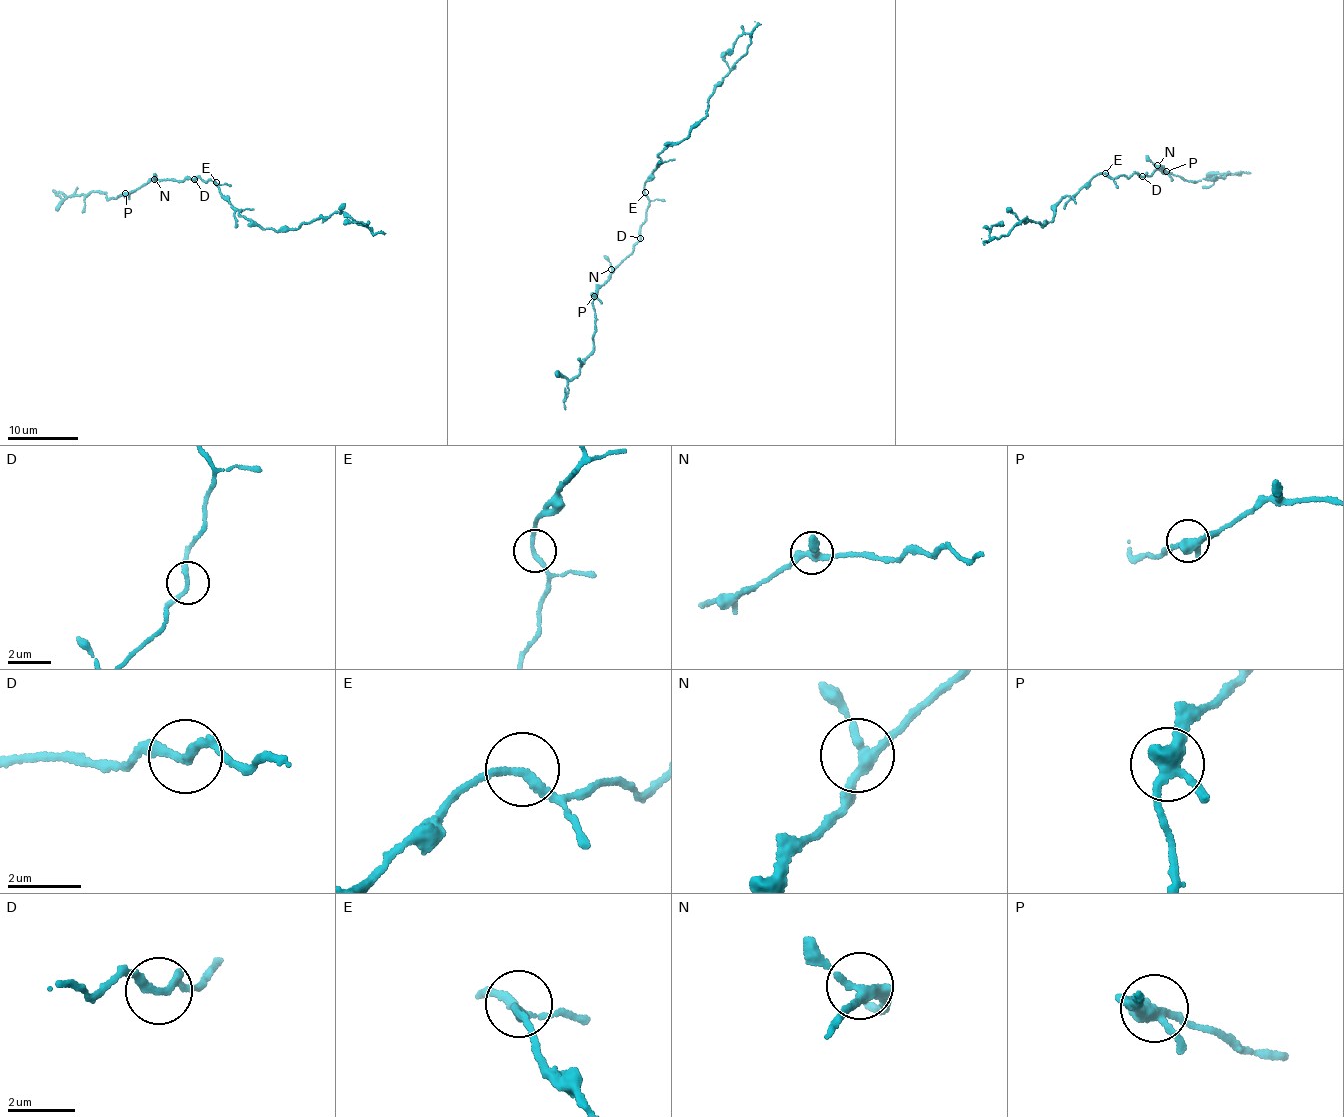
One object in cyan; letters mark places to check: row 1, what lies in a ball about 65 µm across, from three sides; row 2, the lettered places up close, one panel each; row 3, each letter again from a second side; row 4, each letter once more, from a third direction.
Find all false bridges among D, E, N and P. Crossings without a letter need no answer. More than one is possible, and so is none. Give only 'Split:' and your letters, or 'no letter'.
Split: no letter

